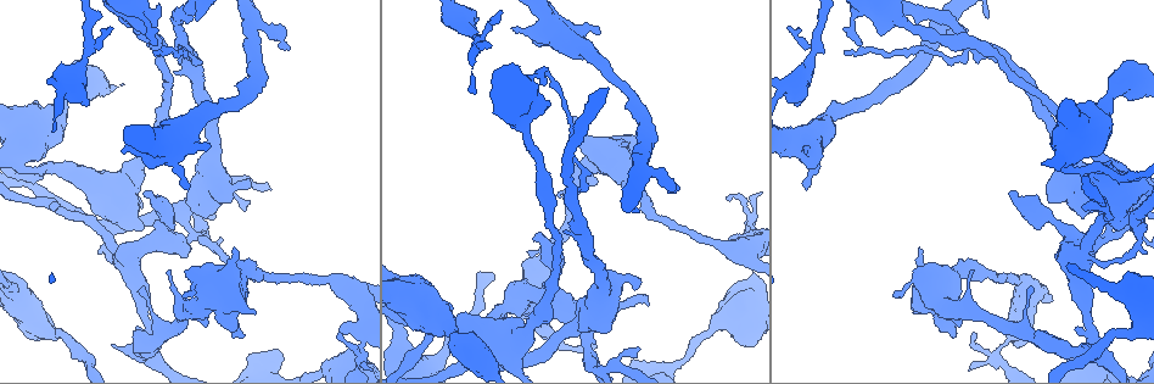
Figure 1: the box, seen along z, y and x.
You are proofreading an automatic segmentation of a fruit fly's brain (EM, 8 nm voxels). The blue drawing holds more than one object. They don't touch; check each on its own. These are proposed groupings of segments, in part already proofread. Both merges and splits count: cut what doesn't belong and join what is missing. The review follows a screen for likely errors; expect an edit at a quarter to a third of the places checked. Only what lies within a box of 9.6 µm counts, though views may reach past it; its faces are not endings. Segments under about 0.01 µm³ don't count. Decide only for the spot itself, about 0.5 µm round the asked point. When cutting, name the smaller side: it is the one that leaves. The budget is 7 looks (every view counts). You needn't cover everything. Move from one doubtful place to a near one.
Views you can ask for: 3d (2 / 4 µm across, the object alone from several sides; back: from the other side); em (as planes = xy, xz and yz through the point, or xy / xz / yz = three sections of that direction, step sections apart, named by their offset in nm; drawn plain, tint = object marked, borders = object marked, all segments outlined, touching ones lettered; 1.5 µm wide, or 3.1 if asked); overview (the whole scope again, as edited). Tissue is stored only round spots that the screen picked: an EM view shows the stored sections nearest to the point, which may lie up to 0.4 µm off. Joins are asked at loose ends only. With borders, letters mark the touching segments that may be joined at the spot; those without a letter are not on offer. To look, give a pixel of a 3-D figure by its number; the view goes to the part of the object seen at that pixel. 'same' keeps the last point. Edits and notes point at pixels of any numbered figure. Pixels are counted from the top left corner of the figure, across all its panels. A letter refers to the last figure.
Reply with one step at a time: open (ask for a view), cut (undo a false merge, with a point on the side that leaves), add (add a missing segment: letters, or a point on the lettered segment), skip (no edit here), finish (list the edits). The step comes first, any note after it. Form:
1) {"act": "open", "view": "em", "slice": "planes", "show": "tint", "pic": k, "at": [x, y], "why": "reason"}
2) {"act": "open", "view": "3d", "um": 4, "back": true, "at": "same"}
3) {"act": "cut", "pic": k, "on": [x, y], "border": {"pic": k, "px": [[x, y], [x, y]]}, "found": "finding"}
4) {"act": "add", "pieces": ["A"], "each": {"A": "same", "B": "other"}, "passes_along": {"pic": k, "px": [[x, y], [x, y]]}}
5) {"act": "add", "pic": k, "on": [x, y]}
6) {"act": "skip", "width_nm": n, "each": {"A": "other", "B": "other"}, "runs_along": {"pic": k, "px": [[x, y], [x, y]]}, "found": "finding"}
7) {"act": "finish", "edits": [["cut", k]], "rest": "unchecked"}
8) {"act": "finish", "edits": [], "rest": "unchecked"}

{"act": "open", "view": "em", "slice": "planes", "show": "borders", "pic": 1, "at": [649, 303], "why": "an open end"}

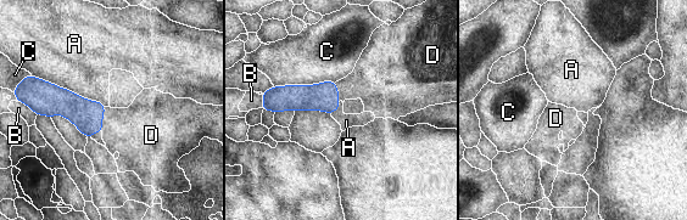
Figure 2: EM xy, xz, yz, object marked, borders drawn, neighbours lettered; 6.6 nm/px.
{"act": "add", "pieces": ["D"], "each": {"A": "other", "B": "other", "C": "other", "D": "same"}, "passes_along": {"pic": 2, "px": [[87, 116], [101, 119], [137, 133]]}, "found": "the neuron continues"}

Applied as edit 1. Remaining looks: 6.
{"act": "open", "view": "overview", "why": "redraw"}

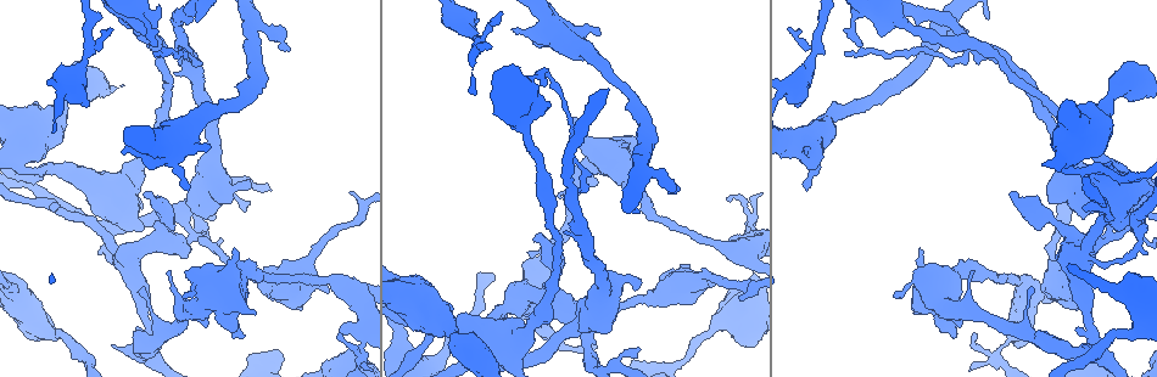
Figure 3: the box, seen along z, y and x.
{"act": "open", "view": "em", "slice": "planes", "show": "borders", "pic": 3, "at": [283, 48], "why": "branch stops here"}

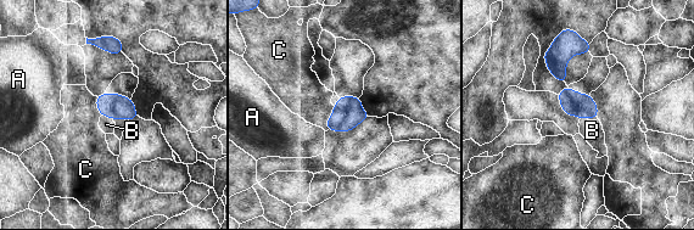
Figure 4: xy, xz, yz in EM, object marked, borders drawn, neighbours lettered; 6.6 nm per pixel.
{"act": "add", "pieces": ["B"], "width_nm": 160, "each": {"A": "other", "B": "same", "C": "other"}, "passes_along": {"pic": 4, "px": [[115, 106], [107, 116], [106, 124]]}, "found": "it goes on there"}

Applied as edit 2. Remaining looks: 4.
{"act": "open", "view": "overview", "why": "see it whole again"}

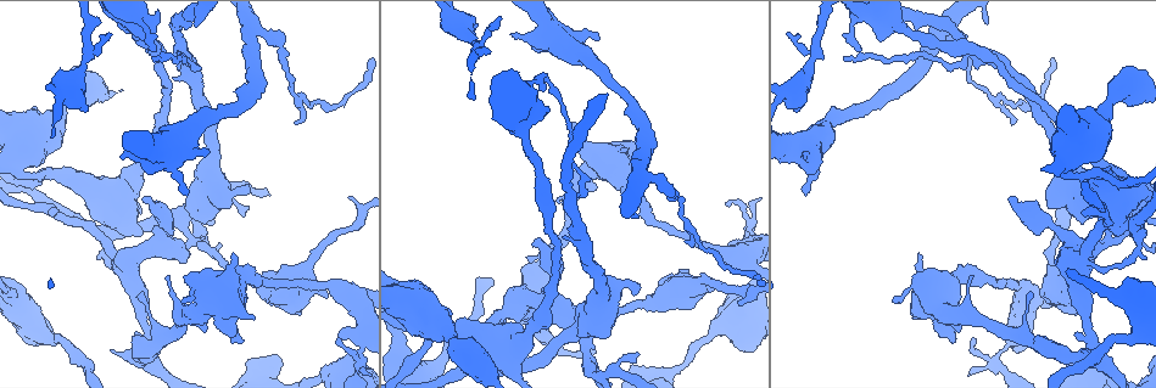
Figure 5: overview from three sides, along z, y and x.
{"act": "open", "view": "em", "slice": "planes", "show": "plain", "pic": 5, "at": [218, 207], "why": "free end"}

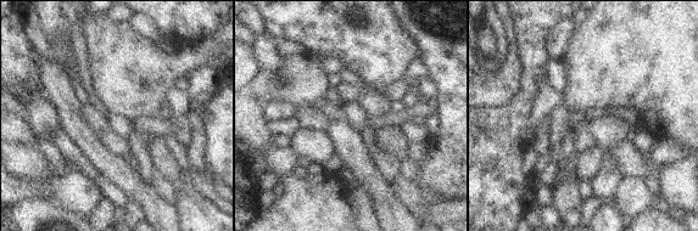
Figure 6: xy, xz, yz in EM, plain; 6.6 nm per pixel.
{"act": "open", "view": "em", "slice": "planes", "show": "tint", "at": "same"}

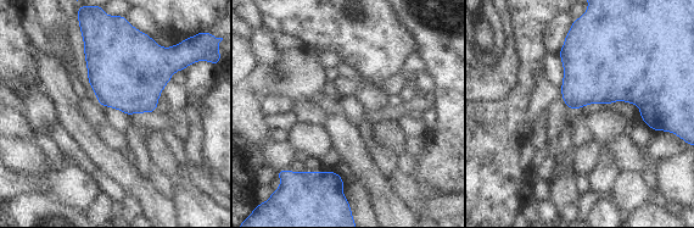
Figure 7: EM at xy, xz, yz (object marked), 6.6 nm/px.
{"act": "open", "view": "em", "slice": "planes", "show": "borders", "at": "same", "why": "what lies round it"}

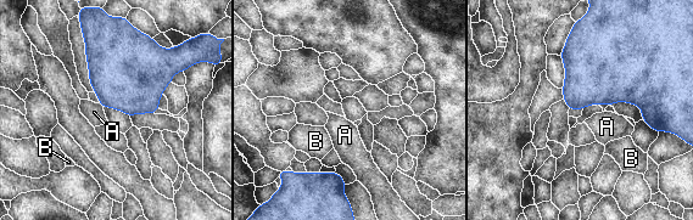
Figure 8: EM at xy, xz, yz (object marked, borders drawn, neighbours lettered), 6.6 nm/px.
{"act": "skip", "each": {"A": "other", "B": "other"}, "border": {"pic": 8, "px": [[99, 102], [102, 107]]}, "found": "none of them fits"}

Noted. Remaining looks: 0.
{"act": "finish", "edits": [["add", 2], ["add", 4]], "rest": "unchecked"}

